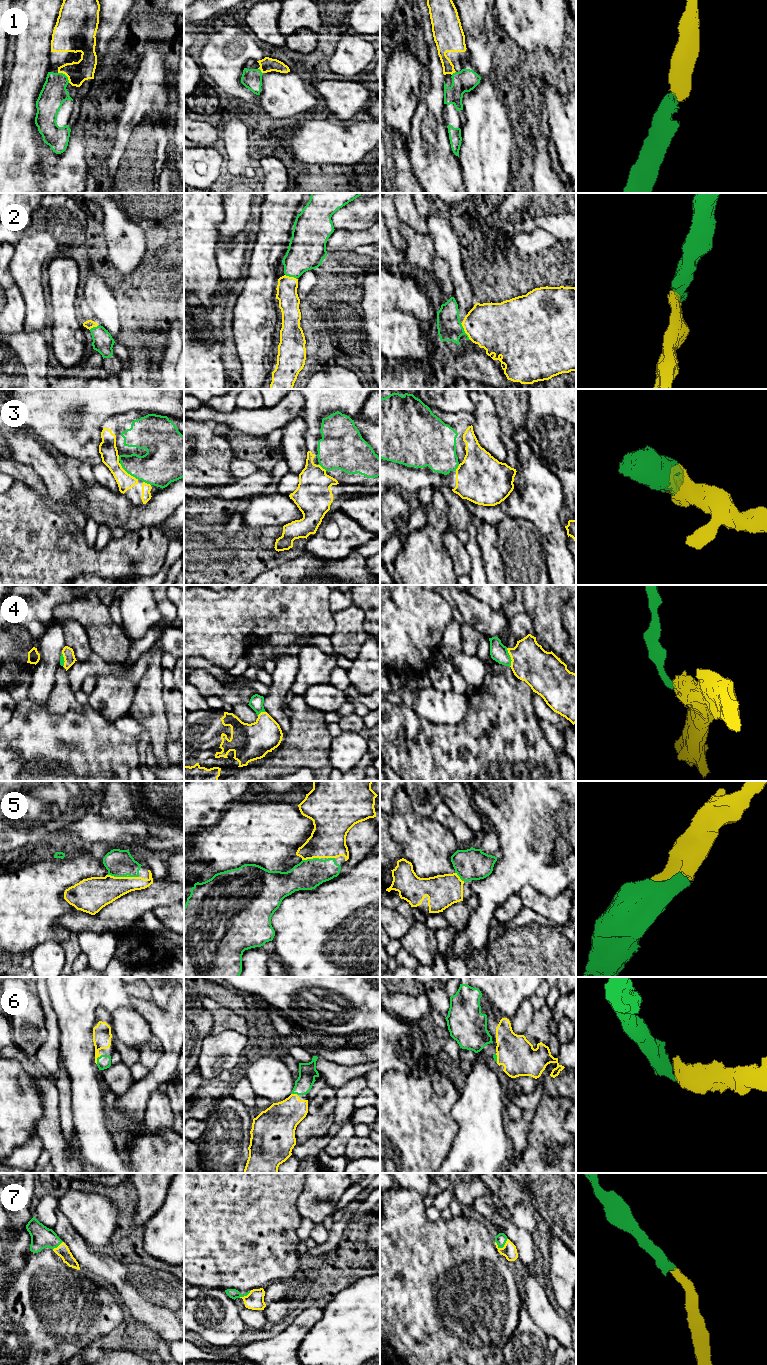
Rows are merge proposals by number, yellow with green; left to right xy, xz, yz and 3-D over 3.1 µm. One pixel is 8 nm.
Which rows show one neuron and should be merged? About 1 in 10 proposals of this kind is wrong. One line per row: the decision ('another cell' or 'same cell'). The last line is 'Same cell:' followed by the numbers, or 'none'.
1: same cell
2: same cell
3: same cell
4: same cell
5: same cell
6: same cell
7: same cell
Same cell: 1, 2, 3, 4, 5, 6, 7

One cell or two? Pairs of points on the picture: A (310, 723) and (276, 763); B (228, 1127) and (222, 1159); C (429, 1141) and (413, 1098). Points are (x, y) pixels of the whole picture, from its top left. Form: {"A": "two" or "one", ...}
{"A": "one", "B": "one", "C": "one"}

